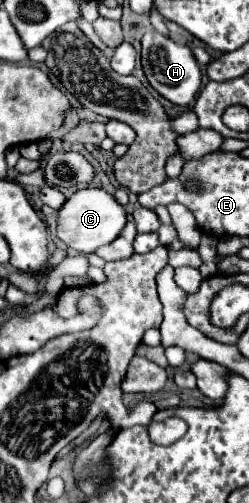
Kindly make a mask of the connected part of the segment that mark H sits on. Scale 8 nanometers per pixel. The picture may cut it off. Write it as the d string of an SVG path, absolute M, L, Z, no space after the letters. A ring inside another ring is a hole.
M148 31L142 37L142 69L150 81L150 85L168 101L176 105L190 105L200 93L202 87L202 71L200 65L196 63L192 49L188 45L176 43L174 39L158 33L158 31Z

